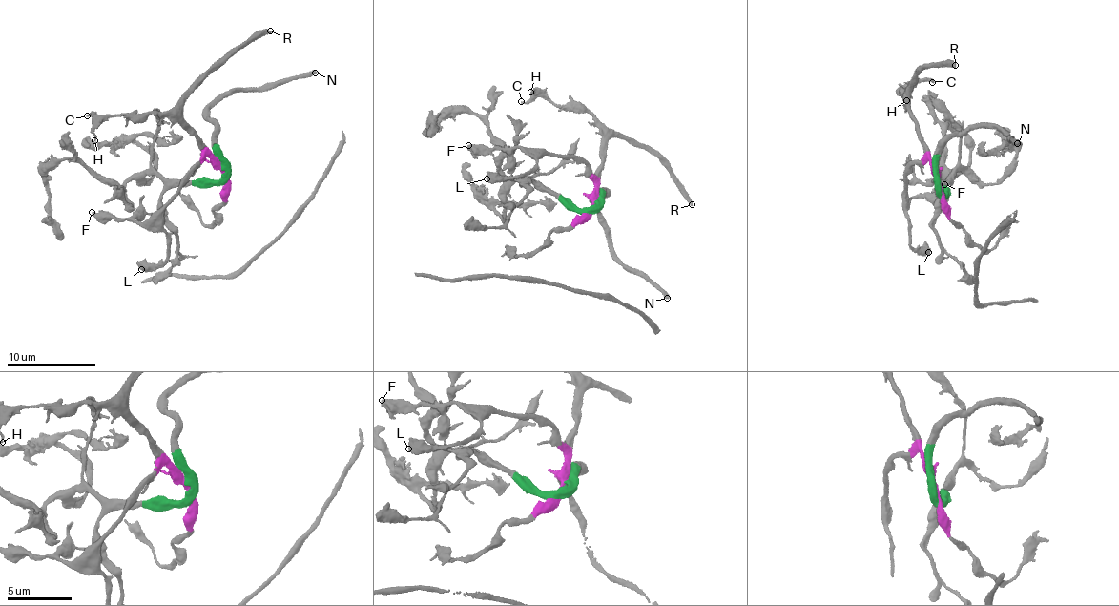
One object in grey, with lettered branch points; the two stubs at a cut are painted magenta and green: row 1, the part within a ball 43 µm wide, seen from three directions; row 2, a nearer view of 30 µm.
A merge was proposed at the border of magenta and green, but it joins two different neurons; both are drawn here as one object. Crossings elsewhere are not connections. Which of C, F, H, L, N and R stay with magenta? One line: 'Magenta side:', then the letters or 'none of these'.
Magenta side: C, F, H, L, R

